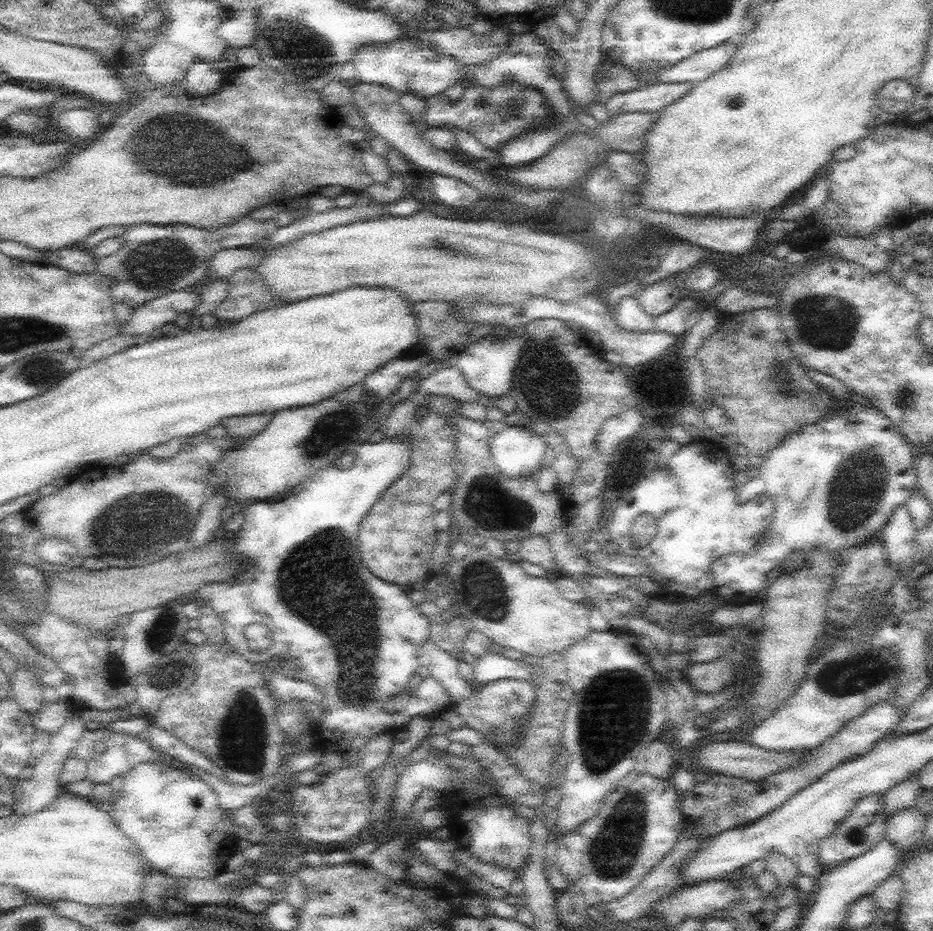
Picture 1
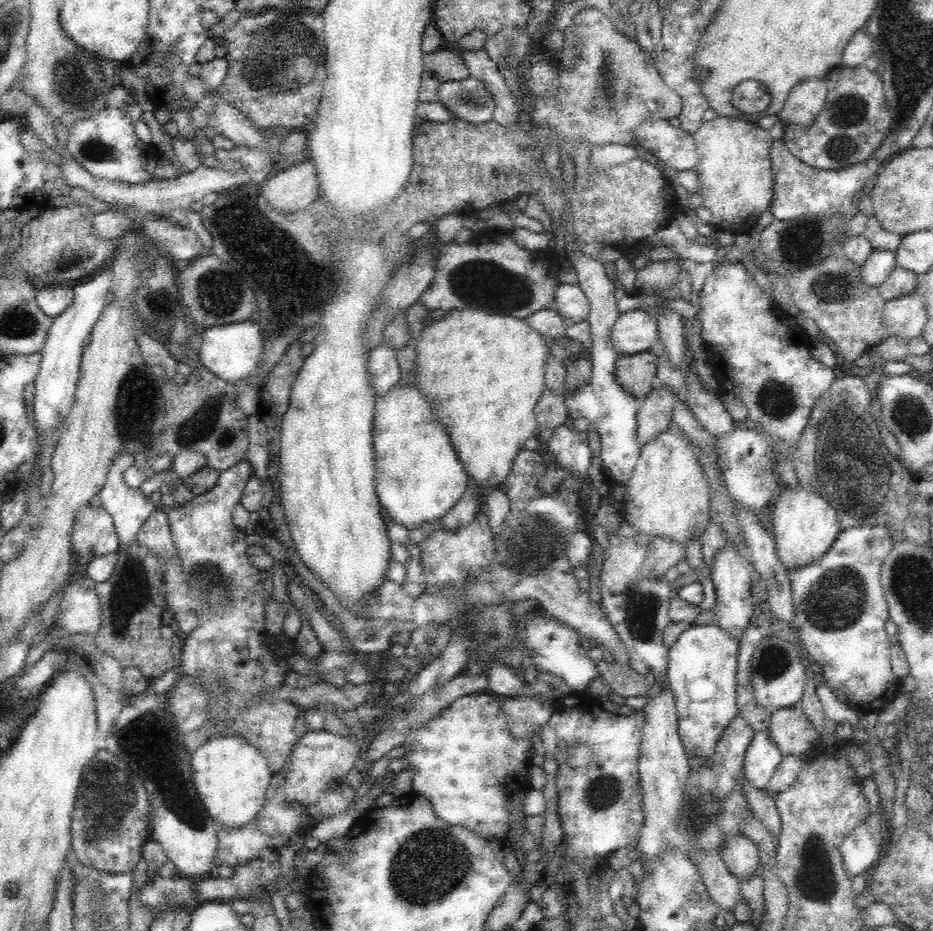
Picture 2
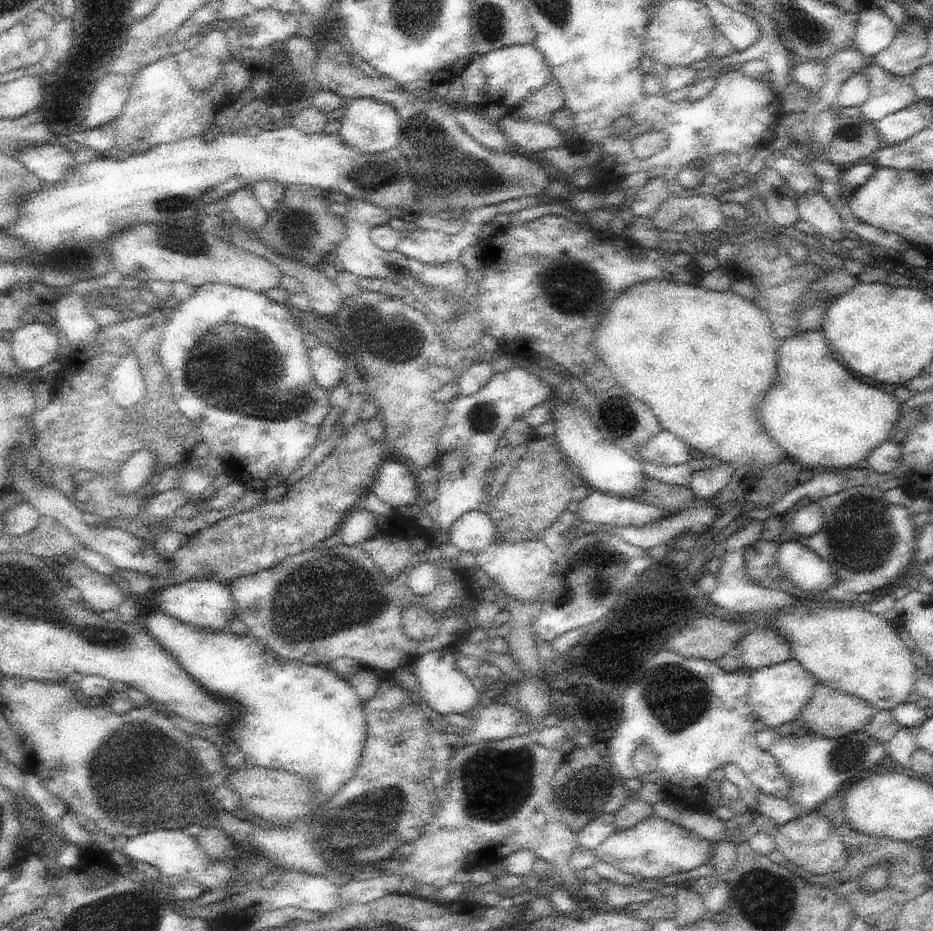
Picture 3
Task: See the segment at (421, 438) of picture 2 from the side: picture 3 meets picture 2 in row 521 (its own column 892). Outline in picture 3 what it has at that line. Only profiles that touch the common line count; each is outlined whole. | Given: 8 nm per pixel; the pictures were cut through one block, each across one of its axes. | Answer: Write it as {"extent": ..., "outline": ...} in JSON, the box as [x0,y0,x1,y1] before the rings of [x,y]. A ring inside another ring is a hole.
{"extent":[759,330,903,470],"outline":[[[815,330],[815,332],[797,332],[795,336],[787,338],[785,342],[781,342],[779,346],[779,372],[777,372],[777,380],[775,380],[775,386],[771,388],[771,392],[765,396],[765,402],[759,406],[759,418],[763,422],[763,426],[767,428],[767,432],[771,434],[771,438],[775,440],[775,444],[779,444],[785,452],[787,452],[787,458],[795,460],[795,462],[801,462],[803,468],[817,468],[817,466],[823,466],[825,470],[829,468],[837,468],[837,470],[853,470],[861,460],[867,460],[871,456],[871,452],[875,452],[883,442],[891,440],[893,438],[893,426],[899,424],[901,420],[901,412],[903,412],[903,406],[897,402],[897,398],[893,394],[887,394],[879,388],[873,388],[873,386],[867,386],[865,382],[861,382],[859,378],[855,378],[851,374],[851,370],[847,370],[847,366],[839,360],[839,356],[833,352],[829,340],[825,338],[823,330]]]}

